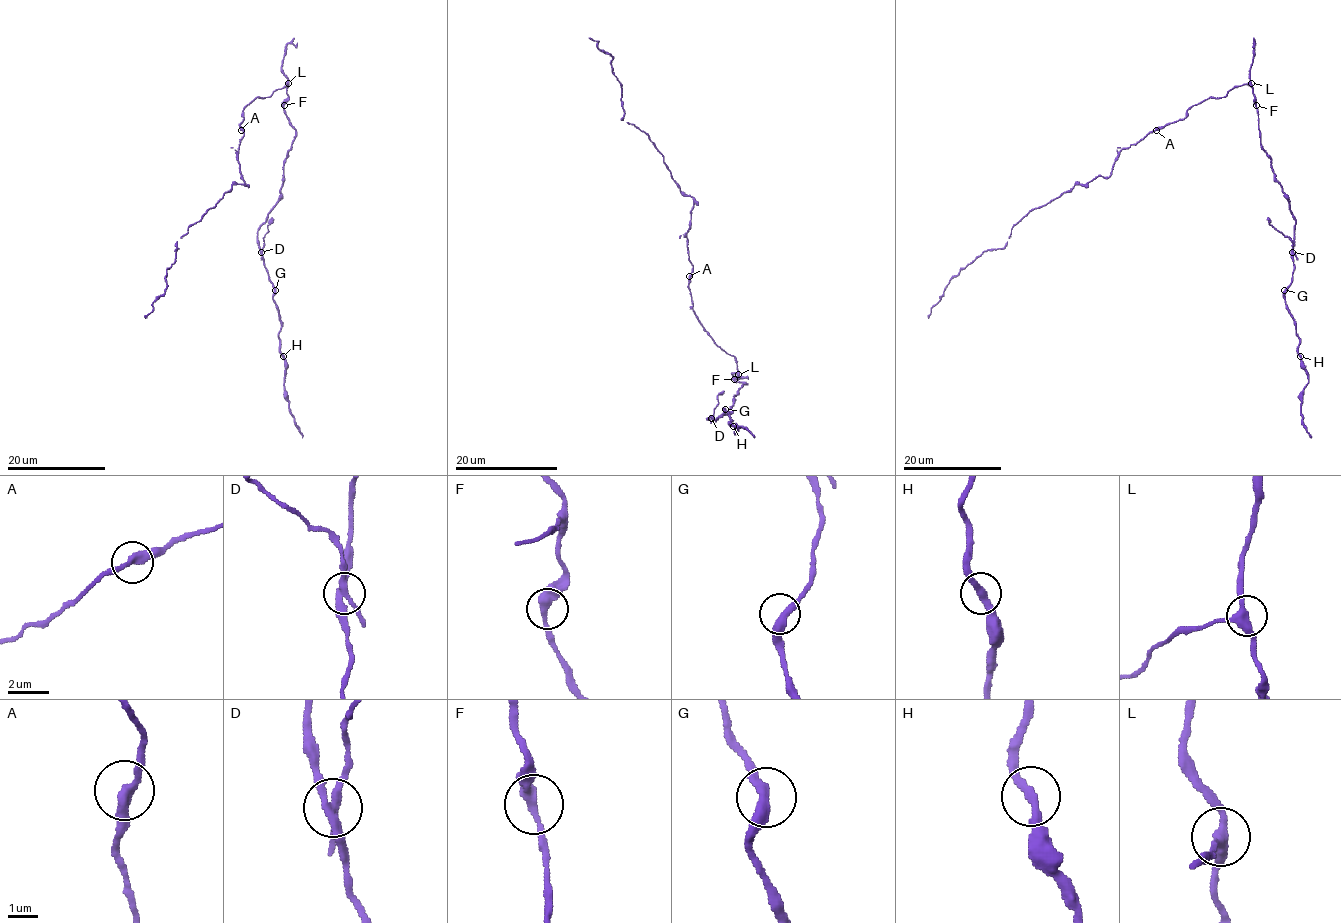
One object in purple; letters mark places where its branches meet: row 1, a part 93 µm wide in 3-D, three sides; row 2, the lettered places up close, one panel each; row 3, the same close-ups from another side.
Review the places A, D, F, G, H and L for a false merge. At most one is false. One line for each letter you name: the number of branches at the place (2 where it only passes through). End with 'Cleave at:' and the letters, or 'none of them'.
D: 4
Cleave at: D

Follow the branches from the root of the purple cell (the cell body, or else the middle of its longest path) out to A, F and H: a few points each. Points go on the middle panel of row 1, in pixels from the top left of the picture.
A: (719, 346), (692, 309), (689, 276)
F: (719, 346), (734, 358), (738, 377), (734, 379)
H: (719, 346), (734, 358), (734, 381), (746, 383), (727, 414), (707, 419), (720, 417), (723, 409), (733, 426)

